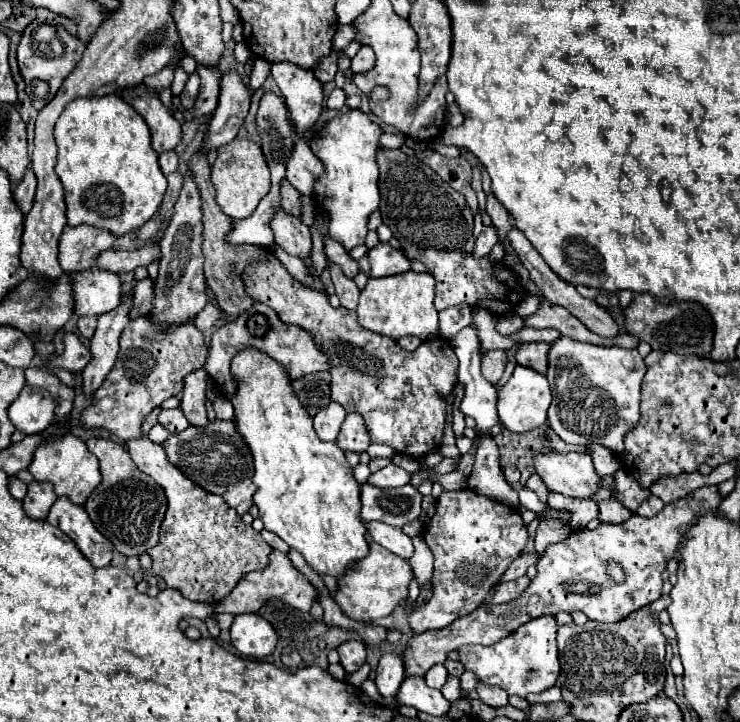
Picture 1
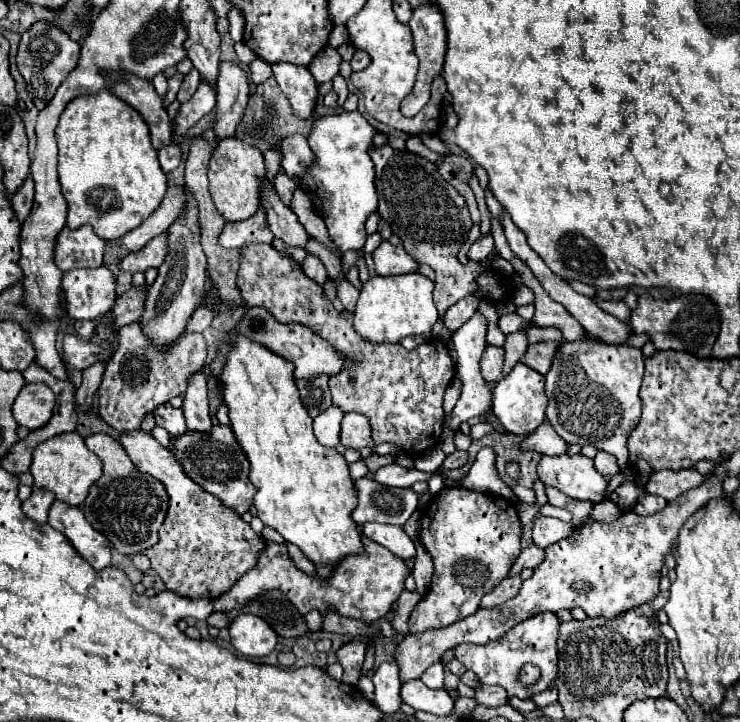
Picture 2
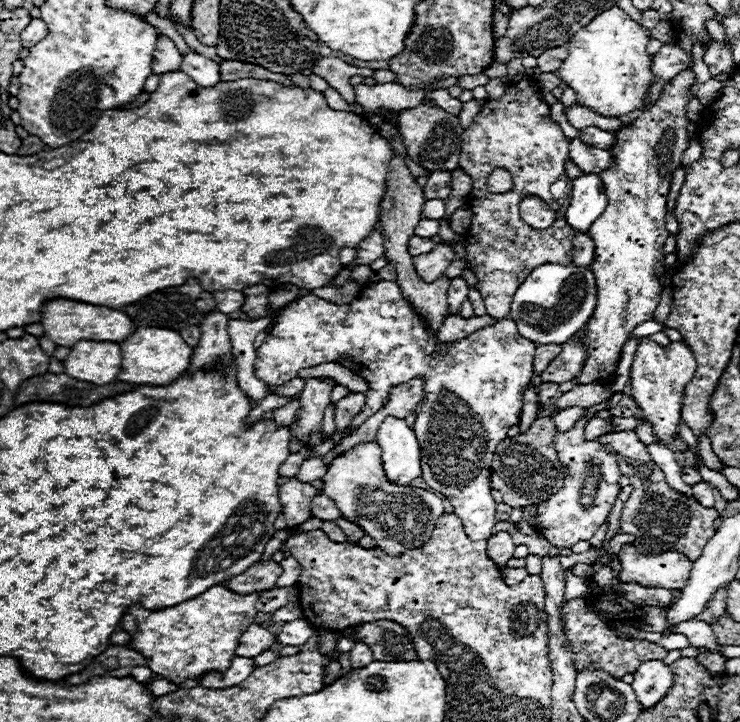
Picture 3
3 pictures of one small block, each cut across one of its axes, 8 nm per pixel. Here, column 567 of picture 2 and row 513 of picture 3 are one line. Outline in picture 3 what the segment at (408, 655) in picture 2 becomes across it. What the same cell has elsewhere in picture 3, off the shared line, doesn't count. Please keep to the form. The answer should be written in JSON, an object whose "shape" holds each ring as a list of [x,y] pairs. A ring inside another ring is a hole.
{"shape":[[[592,416],[582,418],[572,430],[556,432],[554,448],[558,452],[560,462],[570,470],[566,478],[566,486],[558,490],[554,496],[538,504],[538,532],[556,548],[572,548],[580,540],[590,540],[594,532],[606,522],[610,508],[618,496],[618,478],[620,468],[618,460],[604,450],[598,440],[584,440],[584,424]]]}

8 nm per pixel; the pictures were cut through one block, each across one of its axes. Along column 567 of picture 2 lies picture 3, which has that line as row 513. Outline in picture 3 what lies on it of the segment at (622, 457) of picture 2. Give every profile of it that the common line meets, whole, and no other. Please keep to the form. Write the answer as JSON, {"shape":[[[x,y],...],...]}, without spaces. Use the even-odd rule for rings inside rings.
{"shape":[[[376,442],[358,444],[332,460],[328,472],[322,476],[322,492],[334,500],[345,519],[356,522],[374,538],[378,548],[396,556],[404,550],[422,546],[432,536],[432,528],[444,512],[442,500],[436,494],[414,486],[388,484]]]}

